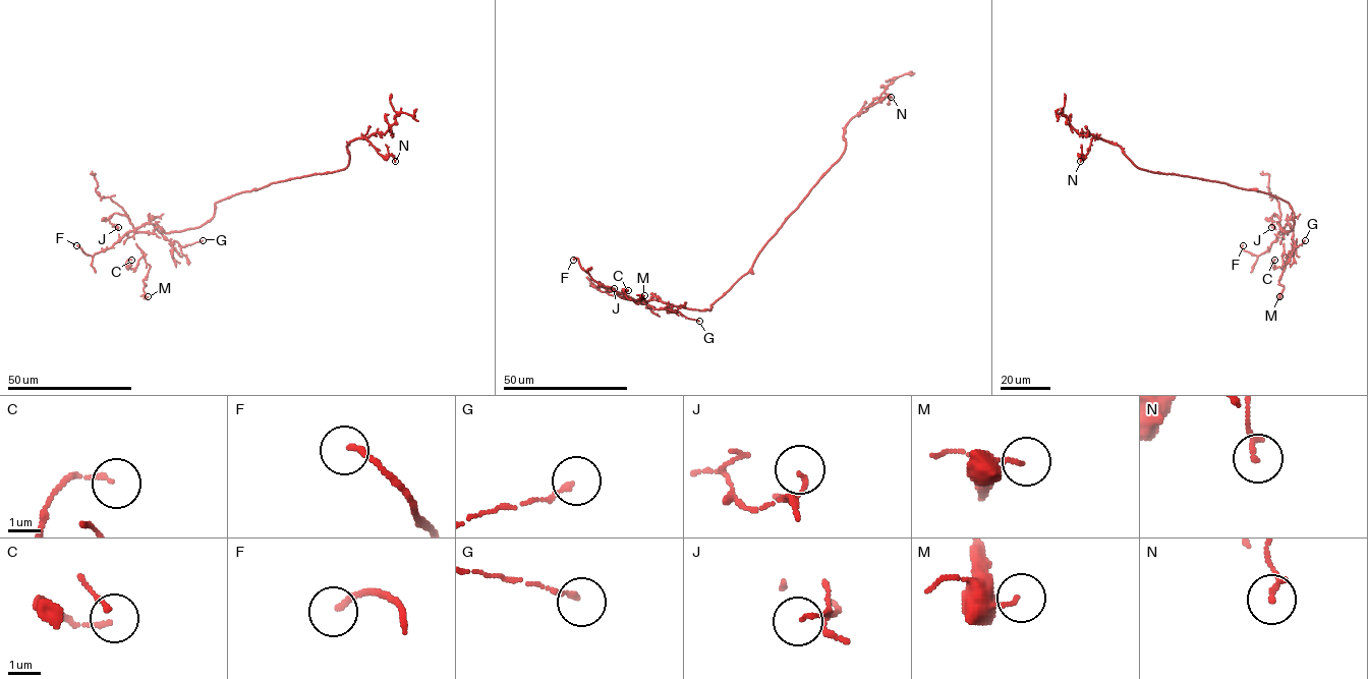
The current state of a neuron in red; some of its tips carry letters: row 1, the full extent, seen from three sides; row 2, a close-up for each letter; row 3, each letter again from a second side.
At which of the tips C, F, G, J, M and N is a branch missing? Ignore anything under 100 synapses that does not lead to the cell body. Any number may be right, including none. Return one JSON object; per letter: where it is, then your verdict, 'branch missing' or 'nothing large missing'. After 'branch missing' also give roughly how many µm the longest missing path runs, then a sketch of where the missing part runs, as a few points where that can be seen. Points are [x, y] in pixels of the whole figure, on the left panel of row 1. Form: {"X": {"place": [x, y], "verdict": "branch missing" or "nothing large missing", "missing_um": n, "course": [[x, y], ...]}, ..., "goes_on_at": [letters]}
{"C": {"place": [131, 260], "verdict": "nothing large missing"}, "F": {"place": [76, 245], "verdict": "branch missing", "missing_um": 30, "course": [[76, 245], [101, 227], [109, 225]]}, "G": {"place": [203, 240], "verdict": "nothing large missing"}, "J": {"place": [118, 227], "verdict": "nothing large missing"}, "M": {"place": [148, 296], "verdict": "nothing large missing"}, "N": {"place": [395, 161], "verdict": "nothing large missing"}, "goes_on_at": ["F"]}

